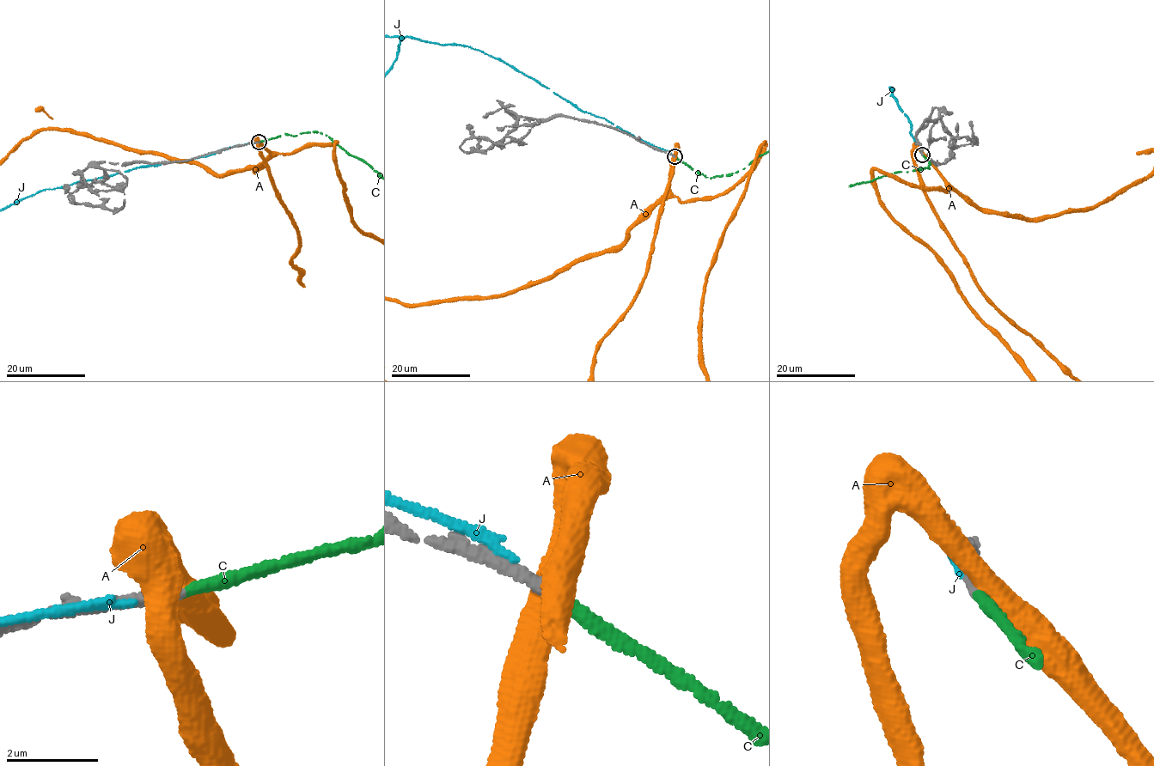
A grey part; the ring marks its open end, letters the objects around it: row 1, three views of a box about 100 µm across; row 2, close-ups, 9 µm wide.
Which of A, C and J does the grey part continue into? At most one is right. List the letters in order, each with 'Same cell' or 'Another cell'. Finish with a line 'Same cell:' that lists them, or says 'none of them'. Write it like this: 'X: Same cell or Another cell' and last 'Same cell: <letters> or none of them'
A: Another cell
C: Same cell
J: Another cell
Same cell: C

